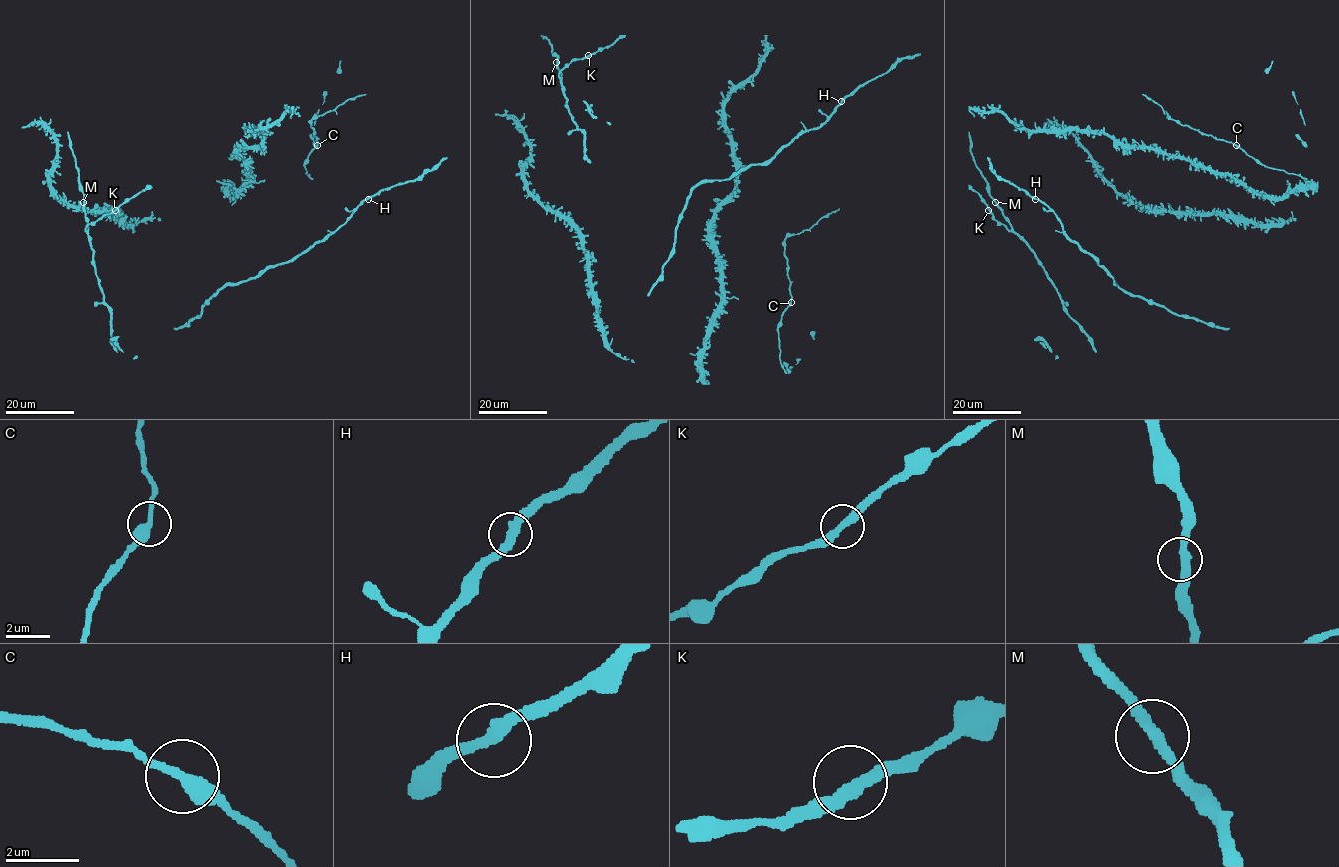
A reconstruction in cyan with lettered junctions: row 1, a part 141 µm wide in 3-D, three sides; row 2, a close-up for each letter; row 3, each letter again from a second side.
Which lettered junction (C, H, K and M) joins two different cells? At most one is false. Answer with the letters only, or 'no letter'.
no letter

